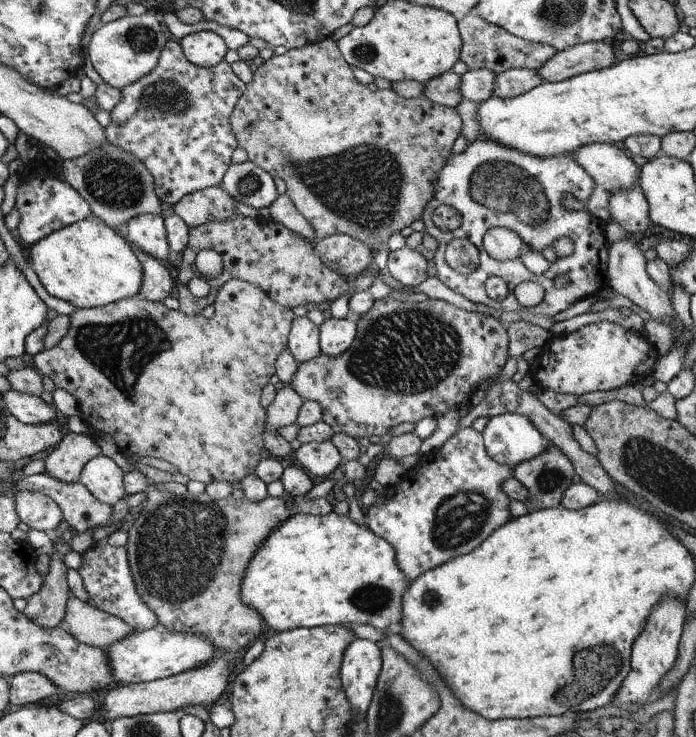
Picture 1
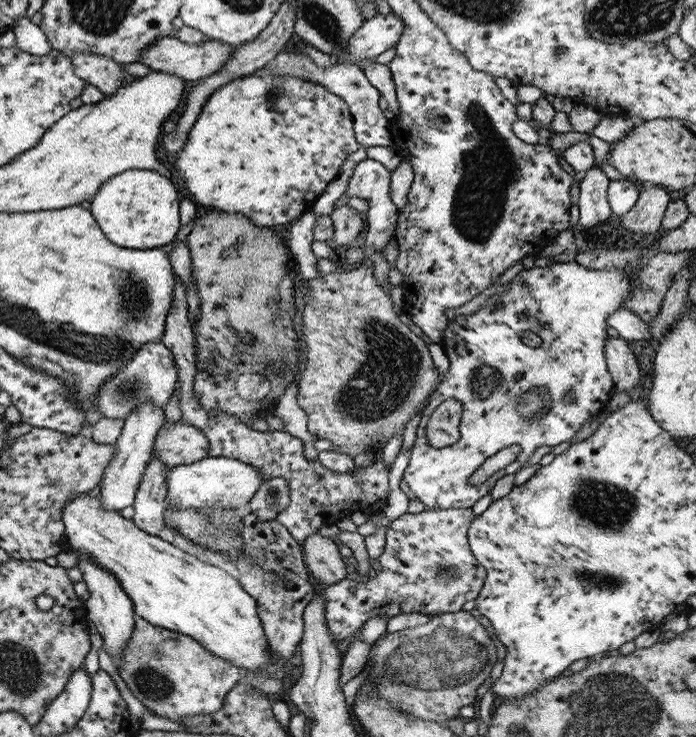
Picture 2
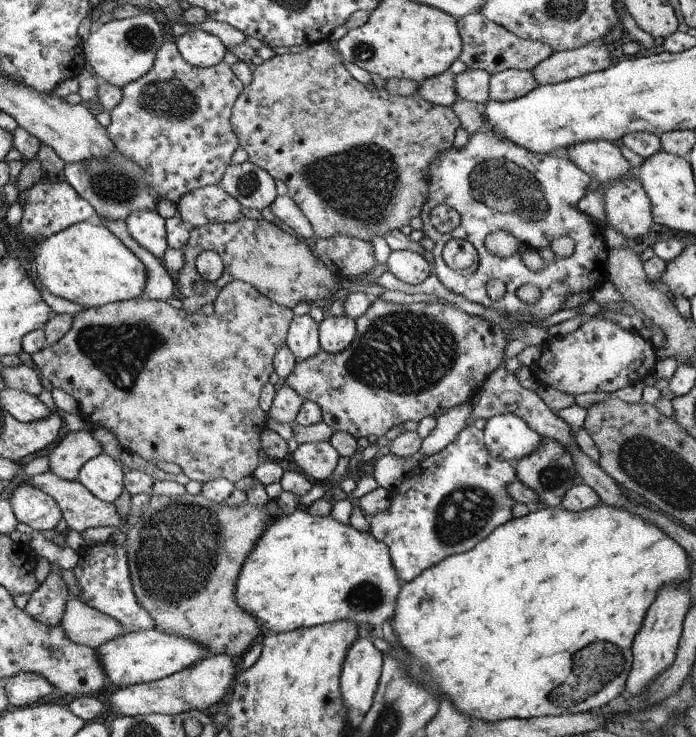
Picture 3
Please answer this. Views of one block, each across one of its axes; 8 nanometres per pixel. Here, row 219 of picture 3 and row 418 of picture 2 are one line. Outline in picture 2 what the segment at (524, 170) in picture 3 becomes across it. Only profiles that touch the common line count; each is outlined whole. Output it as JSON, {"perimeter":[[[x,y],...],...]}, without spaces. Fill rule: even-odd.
{"perimeter":[[[575,260],[554,262],[551,266],[535,265],[516,274],[506,291],[489,296],[476,312],[457,315],[454,321],[448,321],[439,344],[449,366],[421,411],[421,419],[415,429],[416,440],[409,451],[409,461],[402,473],[407,488],[421,501],[425,509],[471,508],[478,498],[490,494],[494,482],[499,478],[517,472],[535,452],[535,448],[570,442],[587,418],[593,418],[607,406],[613,392],[613,382],[604,358],[606,320],[609,314],[621,309],[623,302],[627,300],[633,274],[635,271],[629,266],[609,265],[595,270],[583,267]],[[525,330],[539,335],[539,346],[527,348],[527,345],[521,344],[520,334]],[[447,399],[459,402],[462,408],[458,422],[458,439],[453,444],[434,447],[427,442],[425,423],[433,417],[434,408]],[[513,444],[519,446],[519,453],[511,463],[493,472],[479,485],[467,483],[467,478],[486,458]]]}

